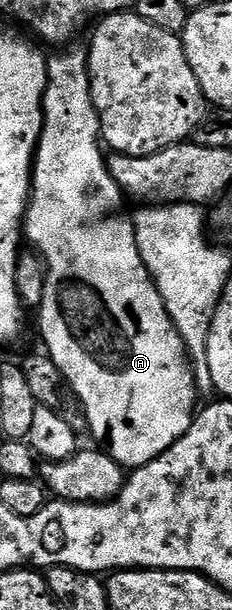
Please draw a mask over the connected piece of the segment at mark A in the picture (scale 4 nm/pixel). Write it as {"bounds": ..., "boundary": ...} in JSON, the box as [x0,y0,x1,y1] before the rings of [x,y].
{"bounds":[25,45,197,469],"boundary":[[[76,45],[68,46],[60,55],[51,55],[47,61],[47,92],[43,98],[43,132],[39,138],[39,148],[35,151],[35,165],[31,173],[31,197],[27,205],[25,216],[25,239],[32,248],[37,249],[47,268],[47,280],[45,281],[45,297],[37,308],[39,315],[39,331],[43,334],[43,343],[46,354],[61,369],[61,373],[69,381],[69,385],[77,393],[77,397],[83,403],[83,411],[87,415],[87,426],[90,434],[95,434],[96,444],[102,445],[108,455],[112,455],[124,469],[144,467],[154,459],[159,459],[161,453],[165,453],[177,440],[191,428],[191,420],[197,414],[195,407],[195,373],[187,353],[187,346],[183,338],[177,333],[173,321],[163,304],[163,298],[147,266],[143,264],[141,253],[137,249],[137,237],[135,236],[135,224],[130,218],[123,216],[123,203],[125,196],[123,191],[113,181],[111,171],[107,168],[107,159],[103,155],[101,146],[101,128],[99,126],[99,113],[95,110],[95,103],[91,99],[91,72],[87,65],[88,52]]]}

